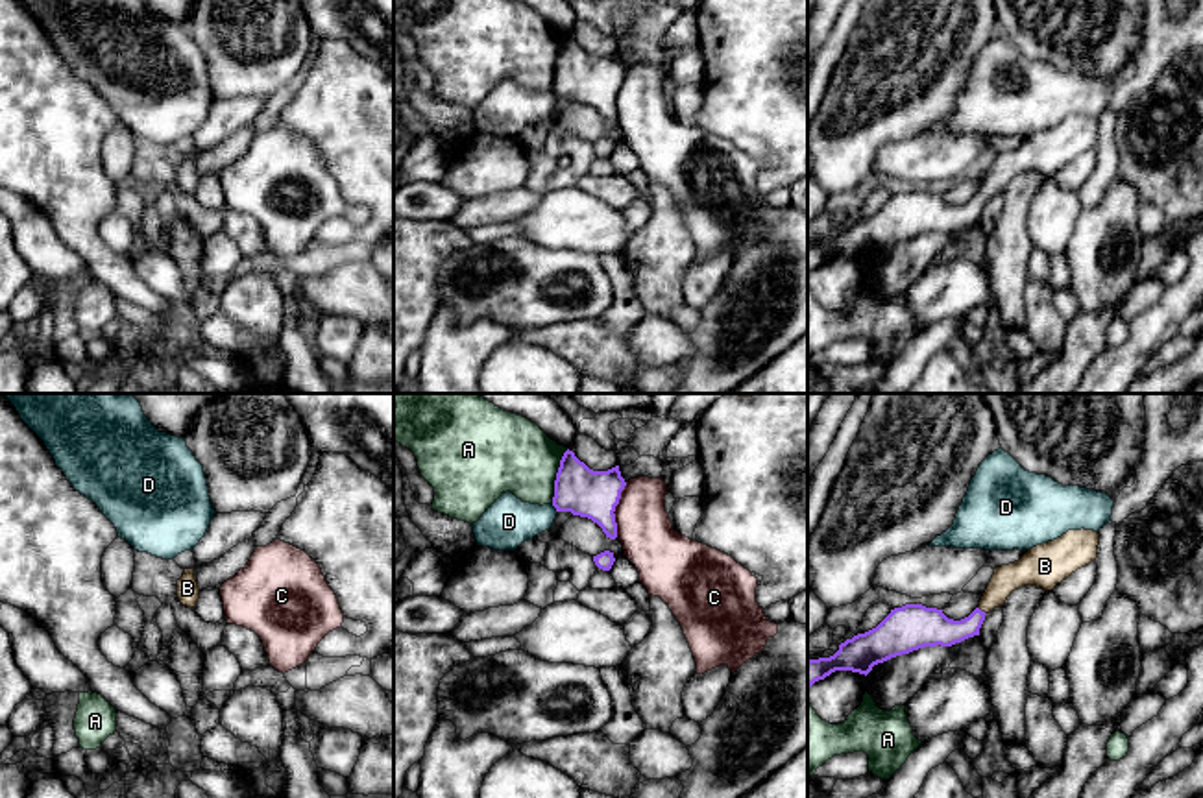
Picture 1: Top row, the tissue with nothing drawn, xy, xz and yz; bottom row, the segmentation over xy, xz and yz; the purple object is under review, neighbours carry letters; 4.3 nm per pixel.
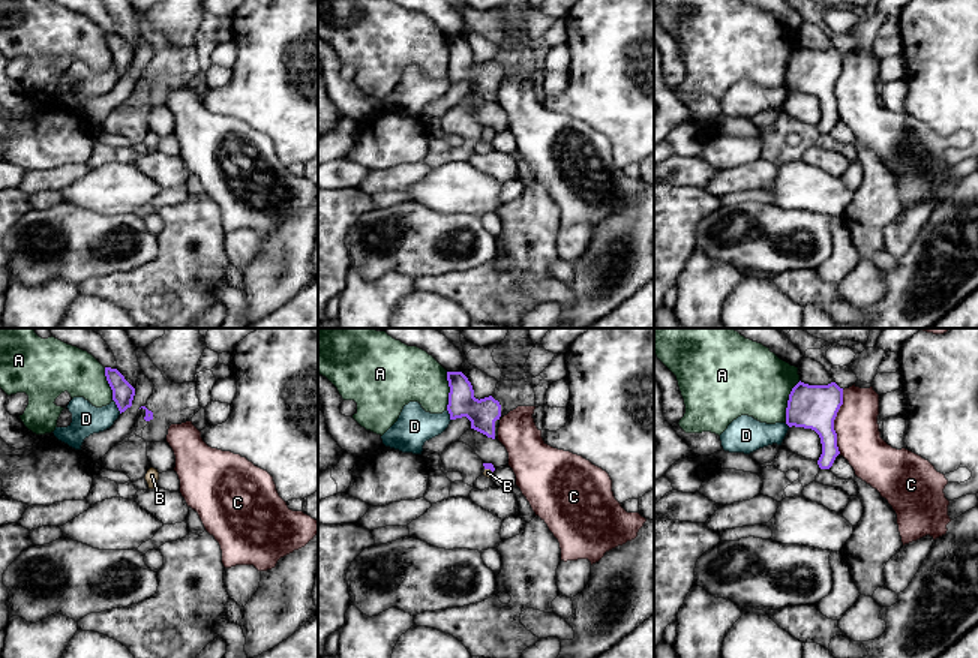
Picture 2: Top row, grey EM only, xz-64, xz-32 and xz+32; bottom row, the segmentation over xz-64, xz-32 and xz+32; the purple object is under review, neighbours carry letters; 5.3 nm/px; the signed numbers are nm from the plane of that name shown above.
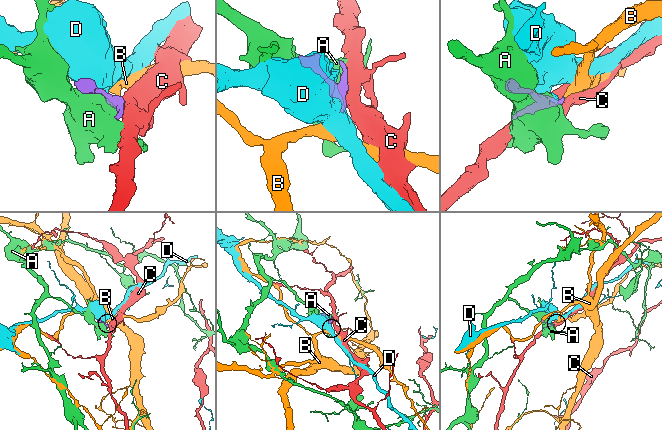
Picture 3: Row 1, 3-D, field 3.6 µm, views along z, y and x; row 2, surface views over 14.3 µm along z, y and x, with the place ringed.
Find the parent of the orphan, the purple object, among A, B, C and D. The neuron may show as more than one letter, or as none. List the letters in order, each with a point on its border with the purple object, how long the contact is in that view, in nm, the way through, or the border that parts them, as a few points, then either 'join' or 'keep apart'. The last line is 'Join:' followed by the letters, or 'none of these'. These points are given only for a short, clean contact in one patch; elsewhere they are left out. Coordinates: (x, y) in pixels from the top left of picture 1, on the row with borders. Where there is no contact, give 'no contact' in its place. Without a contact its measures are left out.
A: xz (557, 477) | 260 nm | keep apart
B: yz (980, 610) | 50 nm | across yz (926, 627), (965, 627), (980, 610), (1006, 579) | join
C: xz (614, 510) | 240 nm | keep apart
D: xz (555, 507) | 50 nm | keep apart
Join: B

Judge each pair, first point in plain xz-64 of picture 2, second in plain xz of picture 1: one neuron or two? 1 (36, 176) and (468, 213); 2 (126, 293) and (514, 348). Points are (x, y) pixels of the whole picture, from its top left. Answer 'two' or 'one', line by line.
1: one
2: two

